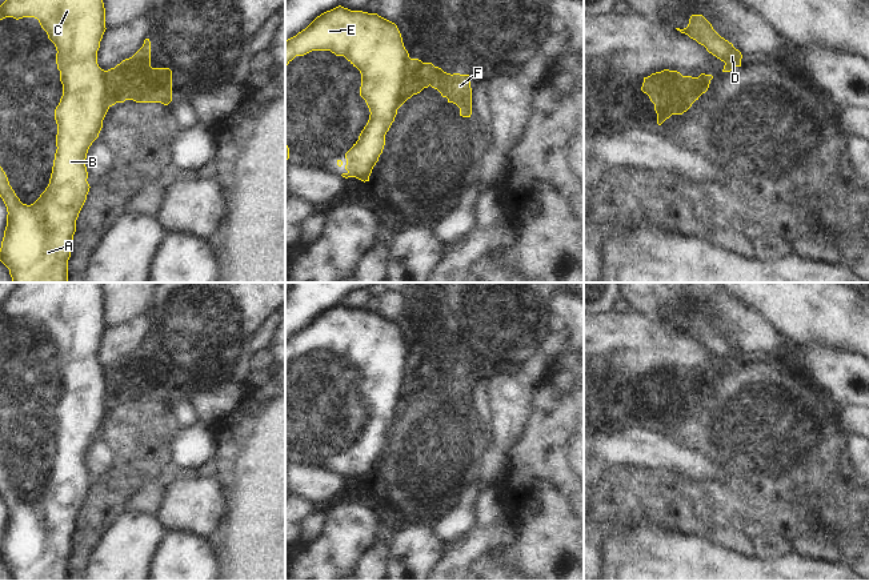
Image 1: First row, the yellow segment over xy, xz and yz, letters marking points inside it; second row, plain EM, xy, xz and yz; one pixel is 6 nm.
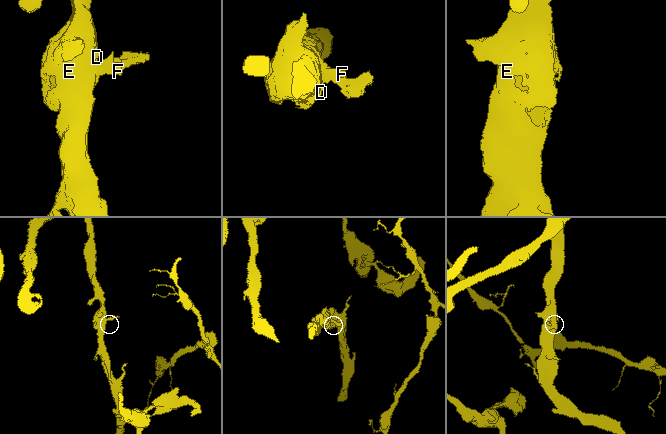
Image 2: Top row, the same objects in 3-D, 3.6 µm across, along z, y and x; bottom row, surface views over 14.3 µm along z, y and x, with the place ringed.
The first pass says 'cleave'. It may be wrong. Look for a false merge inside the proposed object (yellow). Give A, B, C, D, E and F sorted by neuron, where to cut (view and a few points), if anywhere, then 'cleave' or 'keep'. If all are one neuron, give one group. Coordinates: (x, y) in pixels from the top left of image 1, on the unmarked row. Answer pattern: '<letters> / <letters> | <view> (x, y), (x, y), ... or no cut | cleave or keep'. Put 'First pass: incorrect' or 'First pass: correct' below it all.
A B C D E / F | yz (673, 369), (679, 377), (677, 399), (700, 393) | cleave
First pass: correct

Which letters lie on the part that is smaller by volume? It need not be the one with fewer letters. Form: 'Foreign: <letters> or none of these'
Foreign: F

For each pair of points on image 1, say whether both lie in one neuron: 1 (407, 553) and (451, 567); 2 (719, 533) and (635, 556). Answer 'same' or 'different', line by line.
1: different
2: different

